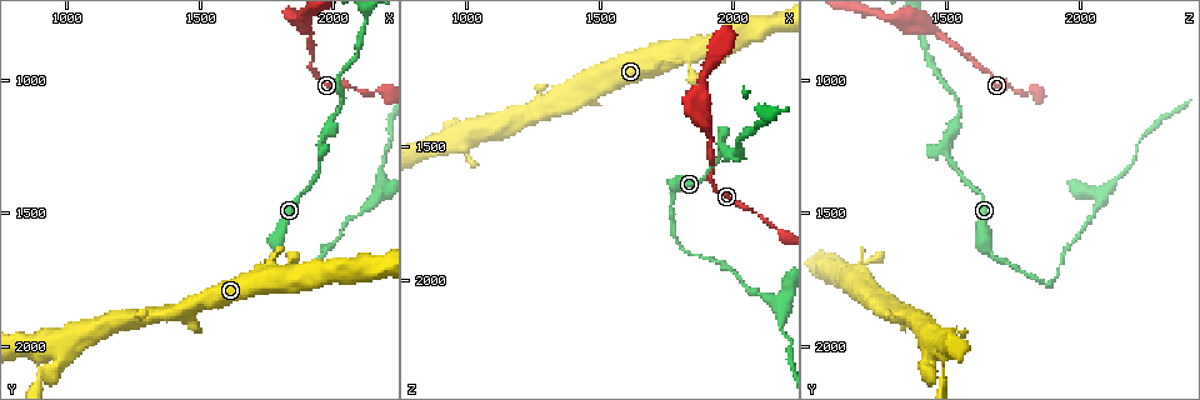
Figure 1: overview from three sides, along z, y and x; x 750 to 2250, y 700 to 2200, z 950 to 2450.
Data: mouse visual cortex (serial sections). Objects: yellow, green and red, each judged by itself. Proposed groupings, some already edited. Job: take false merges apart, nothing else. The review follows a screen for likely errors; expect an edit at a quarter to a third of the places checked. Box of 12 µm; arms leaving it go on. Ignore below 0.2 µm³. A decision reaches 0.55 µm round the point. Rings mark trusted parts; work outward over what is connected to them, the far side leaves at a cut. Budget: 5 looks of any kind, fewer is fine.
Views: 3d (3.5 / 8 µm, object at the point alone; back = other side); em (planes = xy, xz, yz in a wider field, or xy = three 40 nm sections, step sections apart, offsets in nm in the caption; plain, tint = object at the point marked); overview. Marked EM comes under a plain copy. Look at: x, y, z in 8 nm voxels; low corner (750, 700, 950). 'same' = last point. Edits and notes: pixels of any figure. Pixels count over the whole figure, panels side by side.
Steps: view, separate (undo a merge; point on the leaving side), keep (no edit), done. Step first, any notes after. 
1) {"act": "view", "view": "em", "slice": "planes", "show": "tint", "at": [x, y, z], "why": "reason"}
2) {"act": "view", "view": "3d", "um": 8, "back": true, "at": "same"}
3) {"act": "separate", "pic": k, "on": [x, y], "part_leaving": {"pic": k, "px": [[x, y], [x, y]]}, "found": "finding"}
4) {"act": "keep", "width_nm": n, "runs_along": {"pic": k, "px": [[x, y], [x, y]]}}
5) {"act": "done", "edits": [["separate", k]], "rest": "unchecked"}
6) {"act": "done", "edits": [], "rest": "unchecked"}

{"act": "view", "view": "em", "slice": "xy", "step": 2, "show": "tint", "at": [930, 2000, 1480], "why": "sharp bend"}

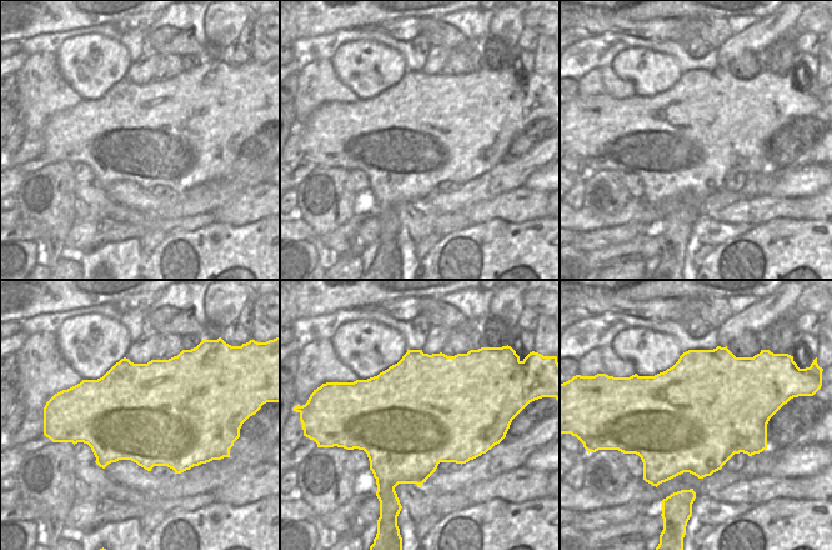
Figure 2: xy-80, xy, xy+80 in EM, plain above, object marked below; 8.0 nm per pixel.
{"act": "view", "view": "3d", "um": 3.5, "at": "same"}

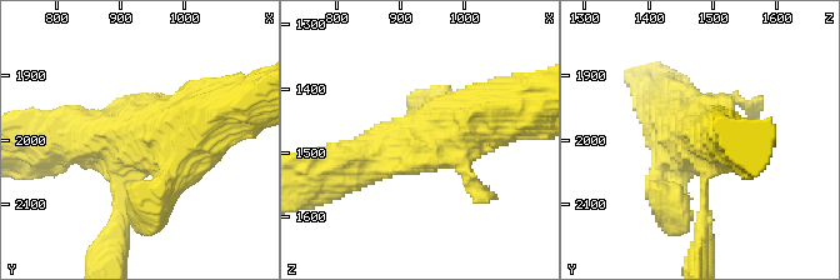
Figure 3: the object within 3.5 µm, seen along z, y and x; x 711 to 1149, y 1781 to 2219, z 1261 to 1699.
{"act": "keep", "runs_along": {"pic": 3, "px": [[518, 109], [371, 158]]}, "found": "all the same cell"}

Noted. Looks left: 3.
{"act": "view", "view": "3d", "um": 8, "at": [1920, 920, 1580], "why": "a narrow waist"}

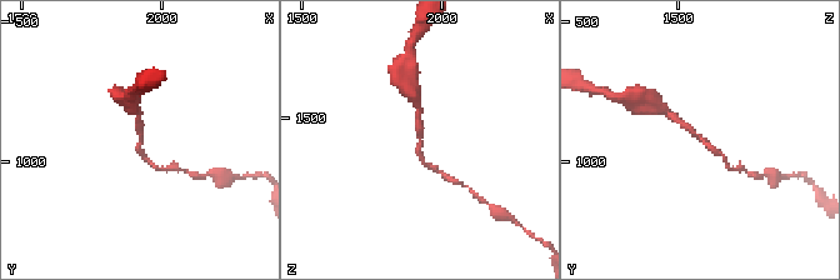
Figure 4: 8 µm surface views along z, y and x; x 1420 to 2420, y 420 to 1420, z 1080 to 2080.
{"act": "view", "view": "em", "slice": "xy", "step": 3, "show": "tint", "at": [1920, 910, 1590]}

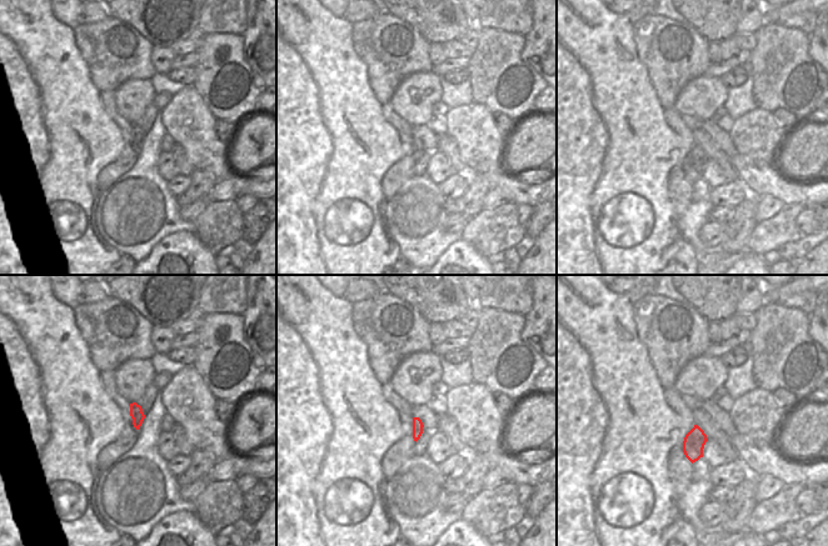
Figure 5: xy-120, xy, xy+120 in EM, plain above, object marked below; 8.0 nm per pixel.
{"act": "keep", "width_nm": 80, "runs_along": {"pic": 4, "px": [[725, 161], [674, 118]]}, "found": "all the same cell"}

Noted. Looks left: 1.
{"act": "done", "edits": [], "rest": "unchecked"}

